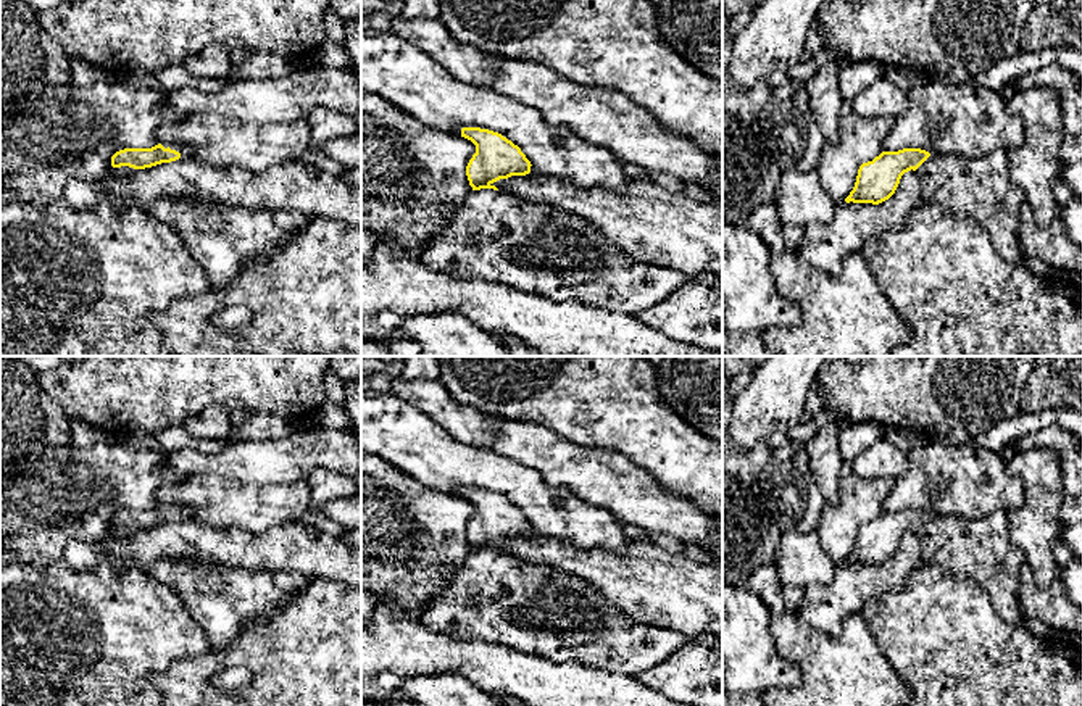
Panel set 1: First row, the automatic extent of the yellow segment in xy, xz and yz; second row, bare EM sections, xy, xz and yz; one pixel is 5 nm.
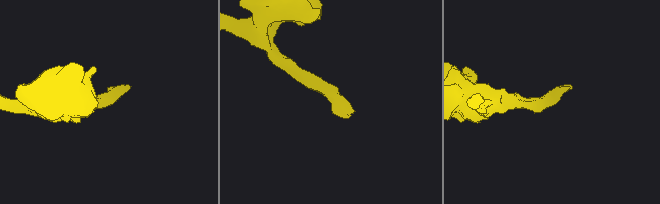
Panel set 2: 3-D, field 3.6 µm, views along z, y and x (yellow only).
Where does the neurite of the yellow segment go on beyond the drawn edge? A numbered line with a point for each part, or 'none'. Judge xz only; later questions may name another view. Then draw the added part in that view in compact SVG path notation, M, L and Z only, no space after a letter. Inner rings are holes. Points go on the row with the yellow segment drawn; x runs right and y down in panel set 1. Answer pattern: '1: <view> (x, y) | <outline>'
none

